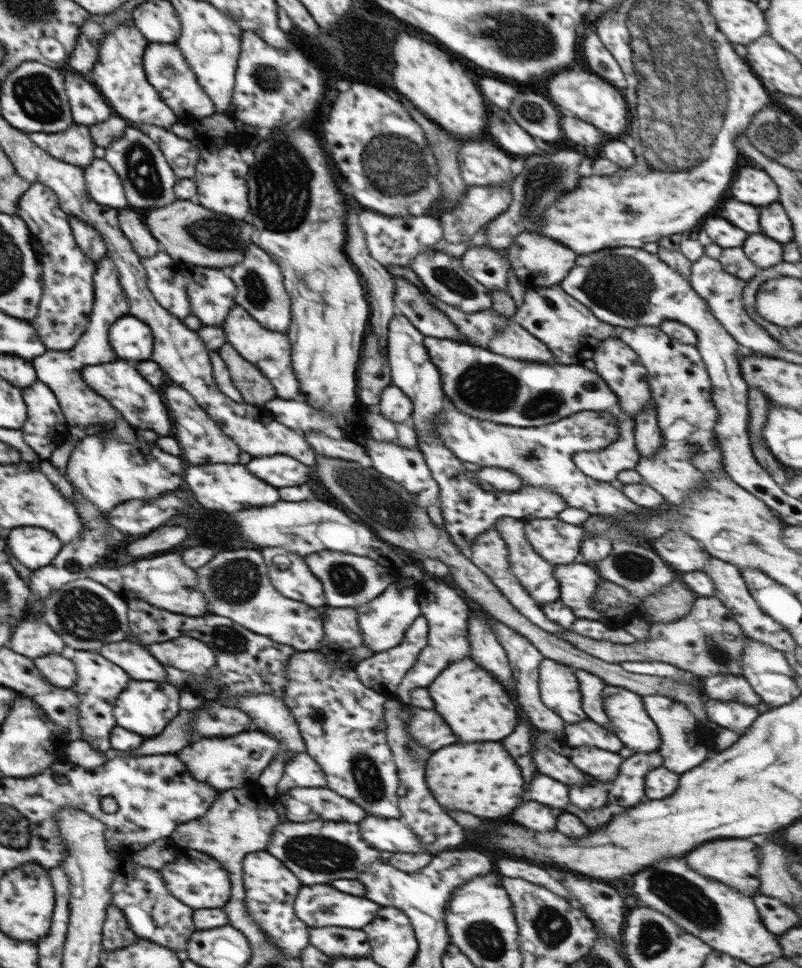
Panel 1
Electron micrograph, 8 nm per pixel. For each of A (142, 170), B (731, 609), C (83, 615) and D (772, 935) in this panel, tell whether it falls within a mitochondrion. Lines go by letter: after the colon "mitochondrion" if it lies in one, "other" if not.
A: mitochondrion
B: other
C: mitochondrion
D: other

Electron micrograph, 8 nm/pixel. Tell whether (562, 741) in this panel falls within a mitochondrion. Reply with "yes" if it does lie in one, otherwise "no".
no

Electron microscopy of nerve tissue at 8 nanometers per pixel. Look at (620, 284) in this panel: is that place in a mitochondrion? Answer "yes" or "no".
yes

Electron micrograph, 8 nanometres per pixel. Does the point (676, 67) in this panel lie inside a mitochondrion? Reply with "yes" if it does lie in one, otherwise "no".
yes

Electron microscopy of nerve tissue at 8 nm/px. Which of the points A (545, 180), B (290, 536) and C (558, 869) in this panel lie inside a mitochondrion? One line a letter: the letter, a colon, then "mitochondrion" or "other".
A: mitochondrion
B: mitochondrion
C: other

